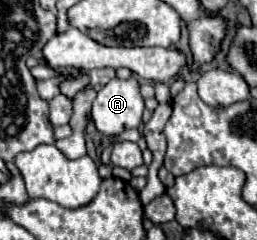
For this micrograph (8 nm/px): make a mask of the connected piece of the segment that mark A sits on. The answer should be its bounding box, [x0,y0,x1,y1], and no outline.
[92,78,144,136]

